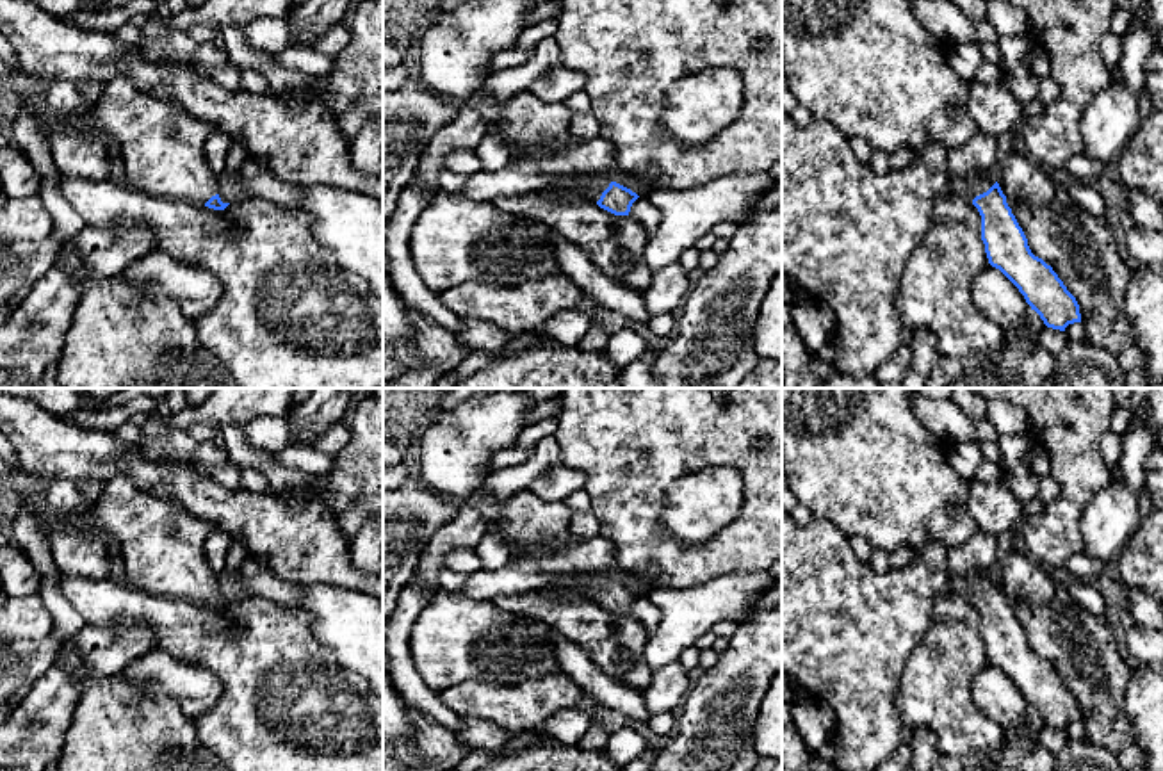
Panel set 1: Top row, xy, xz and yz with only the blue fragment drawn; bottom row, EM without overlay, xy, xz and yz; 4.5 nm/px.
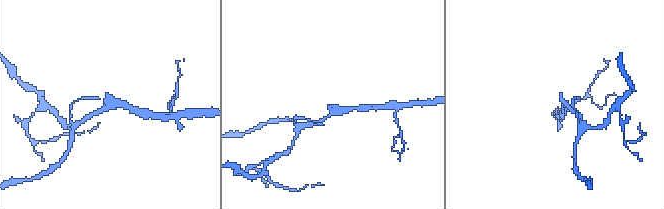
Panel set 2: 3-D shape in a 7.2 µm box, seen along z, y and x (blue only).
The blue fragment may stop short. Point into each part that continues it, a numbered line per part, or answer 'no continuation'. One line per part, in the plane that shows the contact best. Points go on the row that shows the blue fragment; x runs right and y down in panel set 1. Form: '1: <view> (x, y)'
1: yz (980, 182)

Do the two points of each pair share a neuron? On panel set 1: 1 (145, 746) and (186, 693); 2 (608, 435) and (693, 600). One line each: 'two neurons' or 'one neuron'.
1: two neurons
2: two neurons

